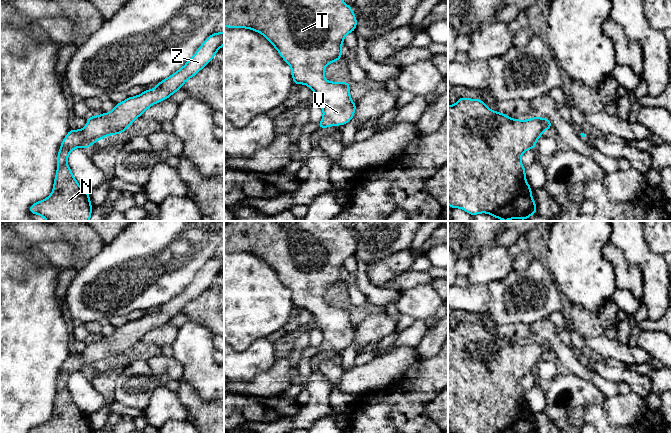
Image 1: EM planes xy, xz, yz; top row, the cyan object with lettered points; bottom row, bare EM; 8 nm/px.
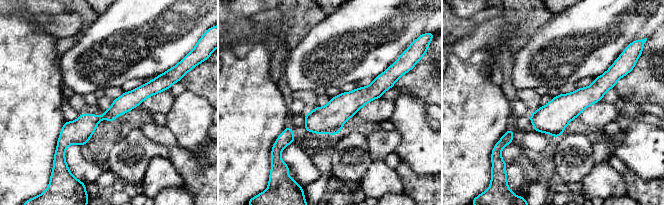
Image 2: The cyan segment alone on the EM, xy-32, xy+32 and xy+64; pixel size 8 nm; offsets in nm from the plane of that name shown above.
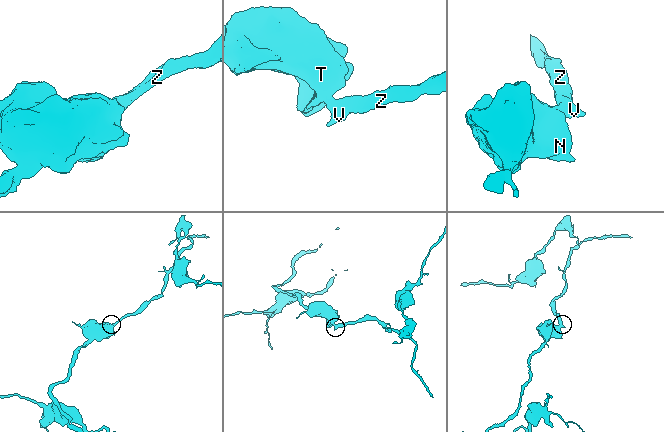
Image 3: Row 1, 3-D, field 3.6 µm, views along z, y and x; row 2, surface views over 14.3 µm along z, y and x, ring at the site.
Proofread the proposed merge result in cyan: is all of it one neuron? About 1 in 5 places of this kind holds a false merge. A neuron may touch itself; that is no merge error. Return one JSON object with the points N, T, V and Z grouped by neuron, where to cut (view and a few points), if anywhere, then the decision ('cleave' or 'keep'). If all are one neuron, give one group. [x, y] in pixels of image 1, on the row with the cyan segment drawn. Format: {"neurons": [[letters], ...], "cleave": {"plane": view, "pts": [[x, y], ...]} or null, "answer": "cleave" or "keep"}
{"neurons": [["N", "T", "V", "Z"]], "cleave": null, "answer": "keep"}

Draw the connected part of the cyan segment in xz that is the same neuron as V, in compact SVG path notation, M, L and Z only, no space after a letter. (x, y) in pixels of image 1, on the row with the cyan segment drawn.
M224 0L224 26L228 28L248 28L261 33L276 48L291 66L295 86L305 84L315 93L318 104L323 109L319 128L344 125L353 117L356 103L350 98L349 82L330 82L325 79L325 67L342 57L341 45L344 37L355 31L357 19L353 10L343 0Z

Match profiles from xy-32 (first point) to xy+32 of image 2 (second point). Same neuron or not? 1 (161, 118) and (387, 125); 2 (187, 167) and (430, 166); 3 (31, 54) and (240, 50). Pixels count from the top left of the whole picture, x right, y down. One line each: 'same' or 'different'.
1: same
2: different
3: different

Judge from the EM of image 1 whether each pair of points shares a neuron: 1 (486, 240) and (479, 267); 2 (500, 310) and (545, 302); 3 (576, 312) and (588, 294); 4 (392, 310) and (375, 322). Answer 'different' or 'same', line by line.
1: same
2: same
3: different
4: different

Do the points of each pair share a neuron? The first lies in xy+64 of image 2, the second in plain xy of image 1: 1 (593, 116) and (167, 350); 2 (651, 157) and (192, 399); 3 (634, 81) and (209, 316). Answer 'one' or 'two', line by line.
1: two
2: two
3: one

